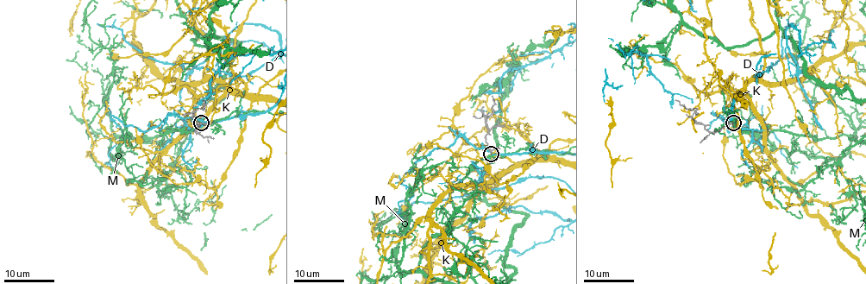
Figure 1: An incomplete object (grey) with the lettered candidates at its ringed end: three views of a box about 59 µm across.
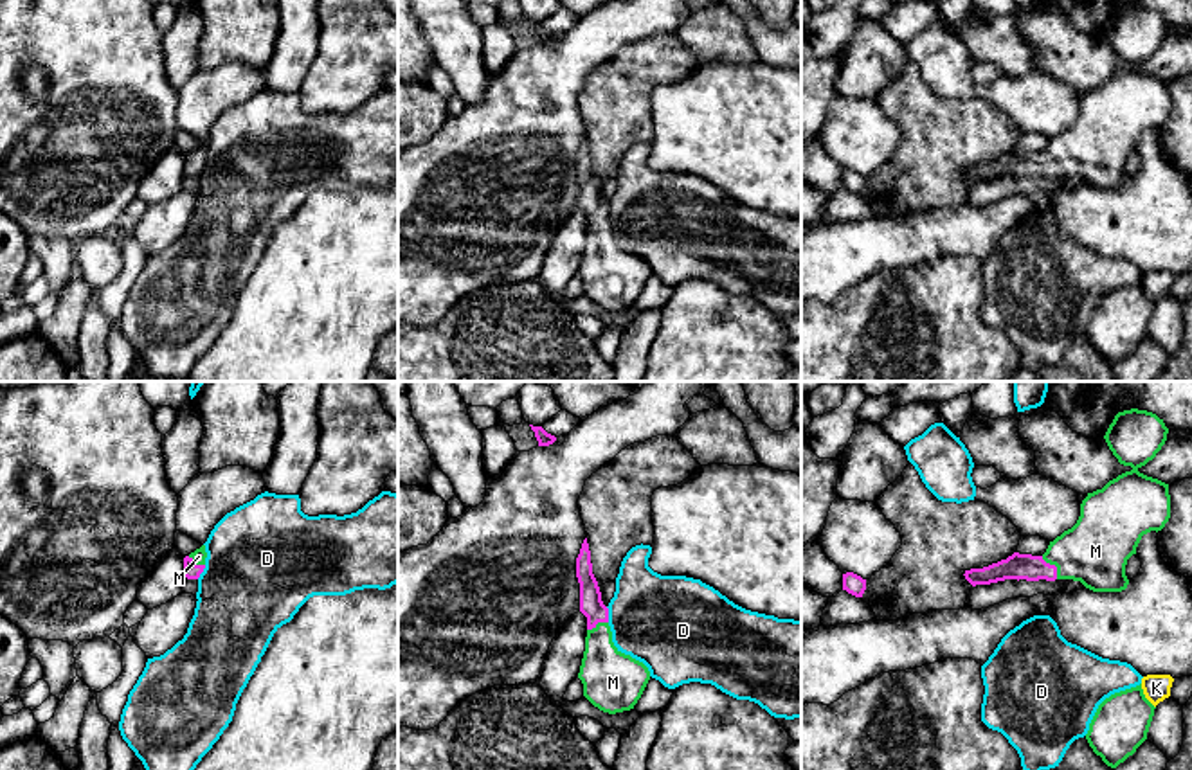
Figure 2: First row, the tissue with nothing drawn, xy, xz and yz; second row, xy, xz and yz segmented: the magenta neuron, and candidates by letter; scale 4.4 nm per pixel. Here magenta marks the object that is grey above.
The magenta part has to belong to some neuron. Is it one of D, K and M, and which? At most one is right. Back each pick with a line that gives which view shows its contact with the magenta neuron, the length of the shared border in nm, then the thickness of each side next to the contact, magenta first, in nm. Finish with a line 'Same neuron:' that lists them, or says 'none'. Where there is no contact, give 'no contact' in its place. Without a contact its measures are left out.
M: yz | 130 nm | 120/300 nm
Same neuron: M

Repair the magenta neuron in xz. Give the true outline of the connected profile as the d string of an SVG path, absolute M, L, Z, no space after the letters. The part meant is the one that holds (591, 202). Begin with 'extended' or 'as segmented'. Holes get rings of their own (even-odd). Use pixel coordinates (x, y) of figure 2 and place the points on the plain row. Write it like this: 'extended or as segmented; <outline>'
extended; M587 135L576 155L580 180L580 209L587 214L585 248L578 275L583 293L600 308L616 311L634 306L648 277L648 264L621 250L612 239L609 205L601 198L598 178L592 171Z

